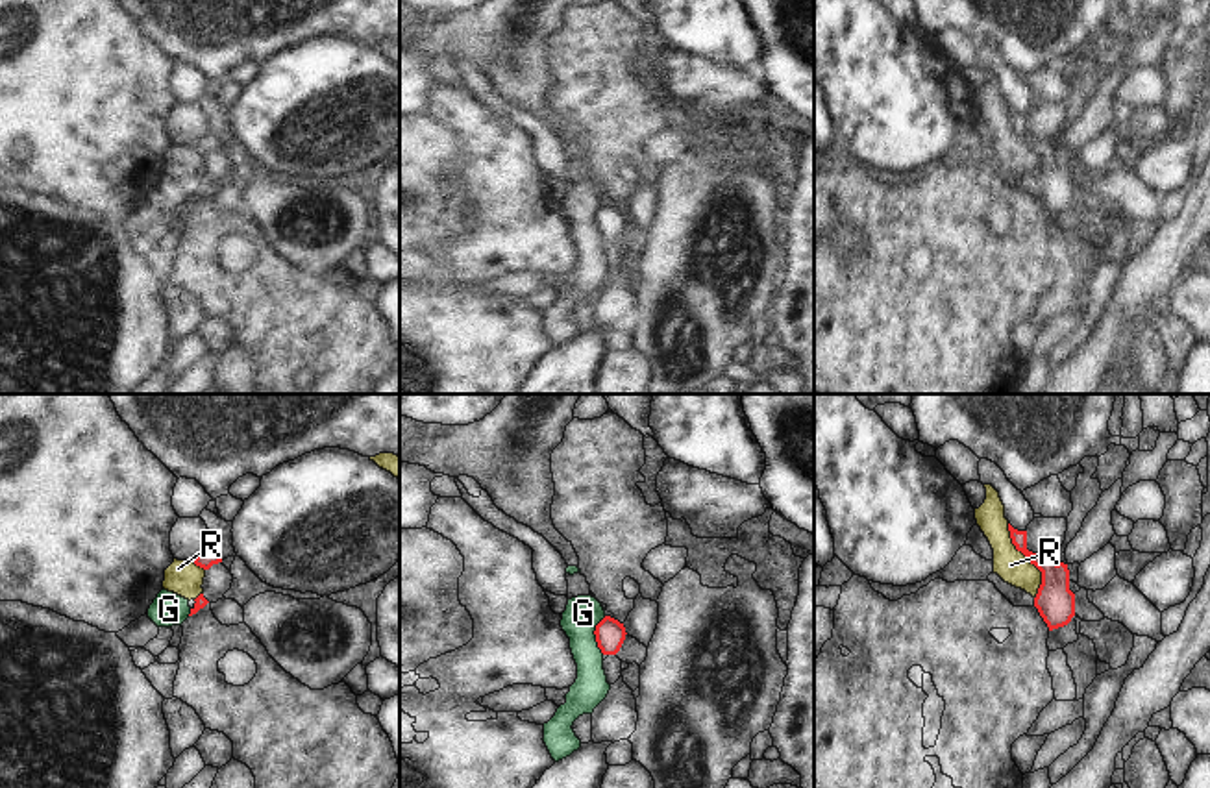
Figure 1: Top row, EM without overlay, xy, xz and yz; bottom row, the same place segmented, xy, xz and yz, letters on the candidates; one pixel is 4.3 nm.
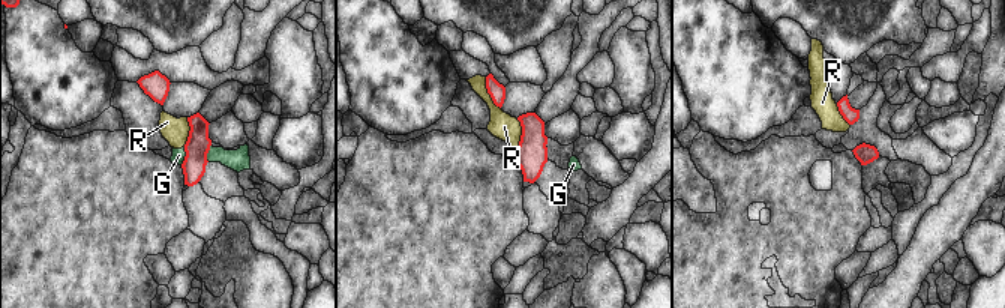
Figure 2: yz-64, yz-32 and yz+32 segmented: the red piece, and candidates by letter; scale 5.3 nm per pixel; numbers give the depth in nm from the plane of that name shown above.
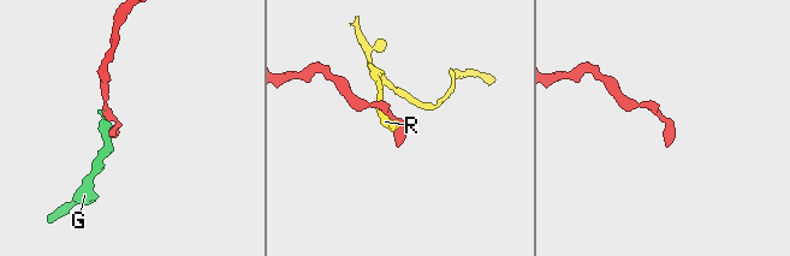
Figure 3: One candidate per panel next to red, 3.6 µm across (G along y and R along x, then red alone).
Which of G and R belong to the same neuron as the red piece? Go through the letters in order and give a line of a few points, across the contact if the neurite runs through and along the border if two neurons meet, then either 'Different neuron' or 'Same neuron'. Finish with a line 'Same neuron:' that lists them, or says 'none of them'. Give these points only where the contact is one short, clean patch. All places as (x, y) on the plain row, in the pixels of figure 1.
G: Line: xz (605, 202), (594, 217), (594, 226), (602, 239). Different neuron
R: Line: yz (1007, 110), (1011, 128), (1040, 158), (1040, 172), (1035, 184). Different neuron
Same neuron: none of them.

